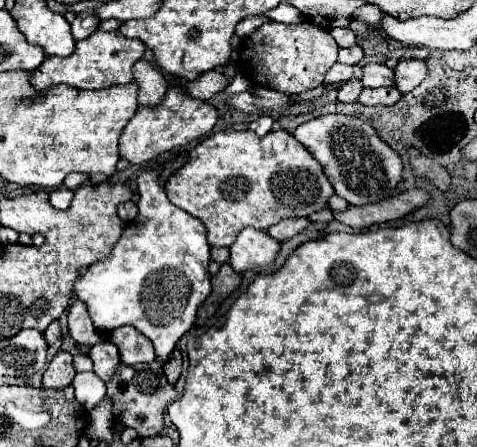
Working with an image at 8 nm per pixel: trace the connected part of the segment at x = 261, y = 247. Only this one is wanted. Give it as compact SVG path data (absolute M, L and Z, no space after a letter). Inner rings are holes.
M243 228L231 246L231 260L235 272L269 268L281 250L281 242L269 232L257 228Z

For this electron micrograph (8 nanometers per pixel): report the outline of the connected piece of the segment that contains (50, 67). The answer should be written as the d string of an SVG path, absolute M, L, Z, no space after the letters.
M97 30L89 38L79 40L71 56L67 58L49 56L43 66L31 72L29 82L37 92L45 92L59 84L67 84L83 90L99 90L99 88L109 88L113 84L127 84L133 80L133 66L137 60L143 58L143 52L145 52L145 46L139 40L125 38L117 30L113 32Z

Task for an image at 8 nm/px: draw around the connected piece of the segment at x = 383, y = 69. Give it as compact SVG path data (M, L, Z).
M365 64L361 82L365 88L377 88L377 86L393 86L393 70L385 64Z

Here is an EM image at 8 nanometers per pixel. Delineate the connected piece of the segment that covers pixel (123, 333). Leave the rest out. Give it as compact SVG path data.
M129 326L115 328L111 332L111 342L117 344L121 360L127 366L135 366L135 364L141 364L141 362L153 362L155 360L151 340L147 340L135 328L129 328Z

